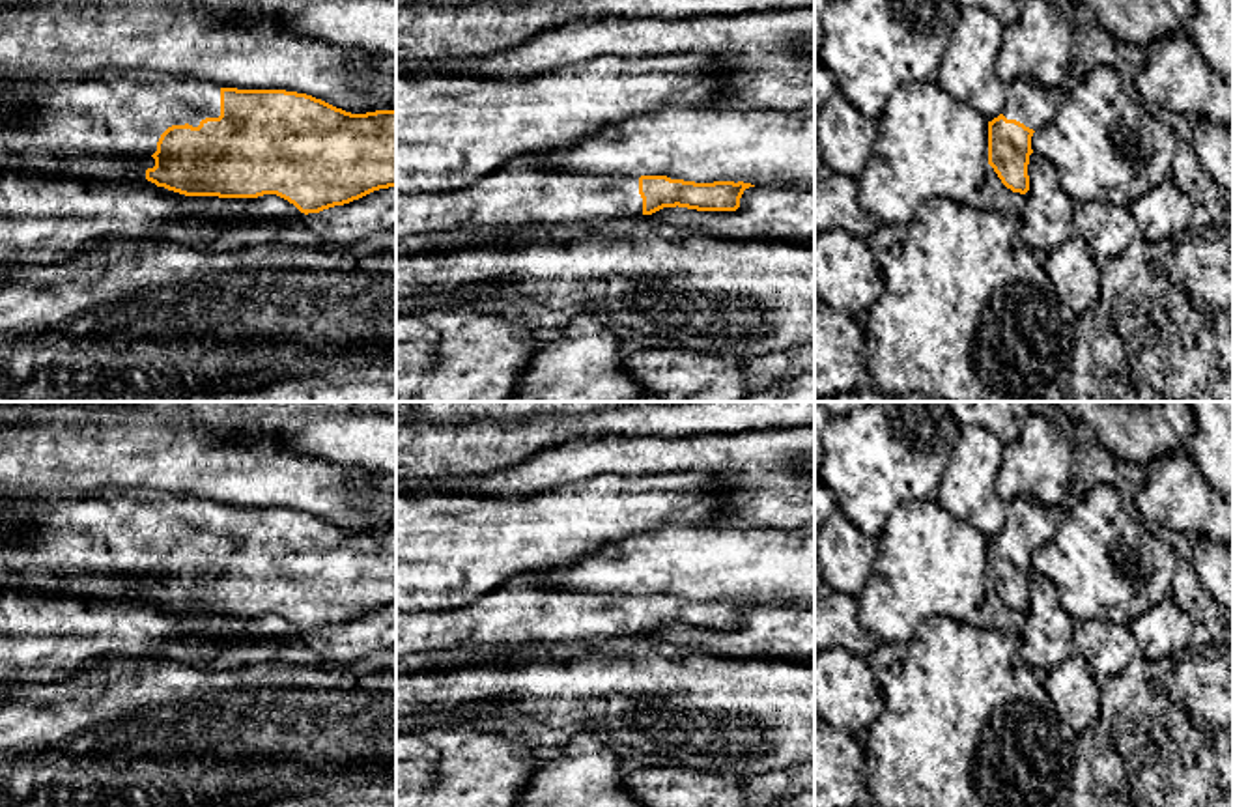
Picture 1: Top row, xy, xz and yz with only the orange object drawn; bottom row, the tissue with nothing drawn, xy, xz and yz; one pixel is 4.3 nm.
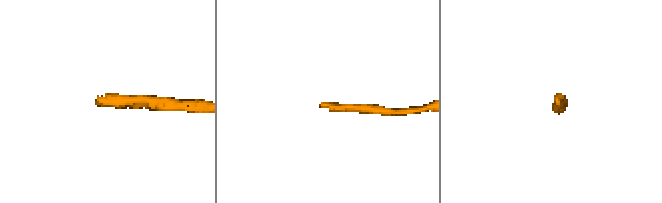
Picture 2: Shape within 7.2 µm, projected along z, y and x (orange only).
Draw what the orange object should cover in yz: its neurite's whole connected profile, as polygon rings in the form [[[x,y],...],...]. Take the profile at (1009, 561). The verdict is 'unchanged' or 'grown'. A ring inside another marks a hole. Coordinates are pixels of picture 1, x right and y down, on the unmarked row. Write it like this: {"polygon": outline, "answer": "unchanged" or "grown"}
{"polygon": [[[1033,497],[1007,503],[1005,529],[988,540],[988,583],[1013,611],[1029,609],[1031,555],[1057,532],[1048,508]]], "answer": "grown"}

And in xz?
{"polygon": [[[529,573],[516,575],[508,579],[503,587],[493,588],[491,592],[476,598],[473,603],[450,611],[396,611],[396,659],[405,656],[420,654],[420,652],[435,652],[435,650],[458,650],[471,648],[475,644],[544,644],[544,643],[568,643],[568,641],[587,641],[587,639],[641,639],[645,633],[652,633],[663,626],[687,626],[697,630],[736,630],[740,626],[740,616],[745,607],[755,605],[744,600],[714,600],[714,602],[695,602],[684,598],[671,598],[667,594],[618,594],[618,592],[574,592],[566,588],[553,587],[549,581],[542,577],[531,577]]], "answer": "grown"}

